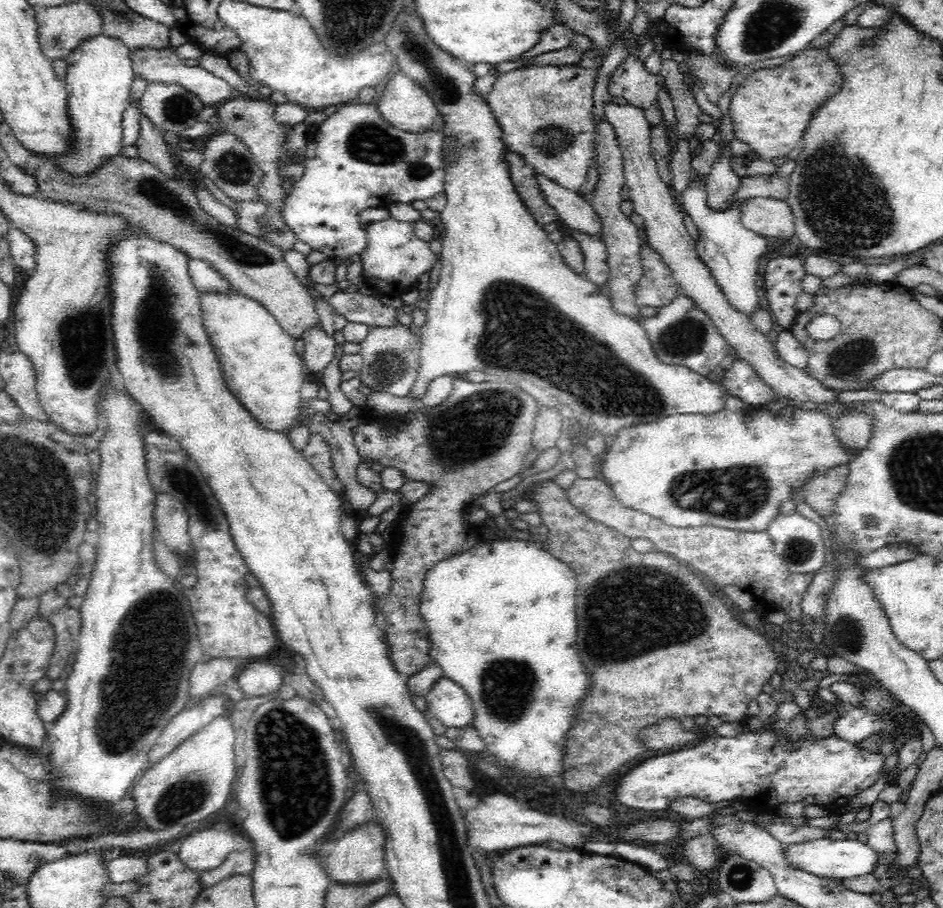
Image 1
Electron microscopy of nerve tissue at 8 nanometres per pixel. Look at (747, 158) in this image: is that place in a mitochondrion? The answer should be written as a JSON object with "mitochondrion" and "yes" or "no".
{"mitochondrion":"no"}

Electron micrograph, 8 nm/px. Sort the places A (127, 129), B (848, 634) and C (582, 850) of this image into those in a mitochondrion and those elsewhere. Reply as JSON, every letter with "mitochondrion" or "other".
{"A":"other","B":"mitochondrion","C":"other"}

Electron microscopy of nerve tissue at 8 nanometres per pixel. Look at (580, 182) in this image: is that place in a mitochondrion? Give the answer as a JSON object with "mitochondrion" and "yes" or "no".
{"mitochondrion":"no"}

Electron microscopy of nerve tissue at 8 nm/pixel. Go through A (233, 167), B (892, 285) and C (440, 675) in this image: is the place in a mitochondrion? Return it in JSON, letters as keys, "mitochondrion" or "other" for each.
{"A":"mitochondrion","B":"other","C":"other"}

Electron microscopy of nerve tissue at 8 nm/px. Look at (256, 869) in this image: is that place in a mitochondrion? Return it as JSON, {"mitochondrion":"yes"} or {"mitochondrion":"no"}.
{"mitochondrion":"no"}

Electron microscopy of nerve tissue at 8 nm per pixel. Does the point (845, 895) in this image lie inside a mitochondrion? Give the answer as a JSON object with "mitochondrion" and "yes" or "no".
{"mitochondrion":"no"}

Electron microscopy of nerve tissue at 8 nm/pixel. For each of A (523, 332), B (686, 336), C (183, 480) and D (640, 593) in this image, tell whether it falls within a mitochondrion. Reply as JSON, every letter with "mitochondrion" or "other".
{"A":"mitochondrion","B":"mitochondrion","C":"mitochondrion","D":"mitochondrion"}

